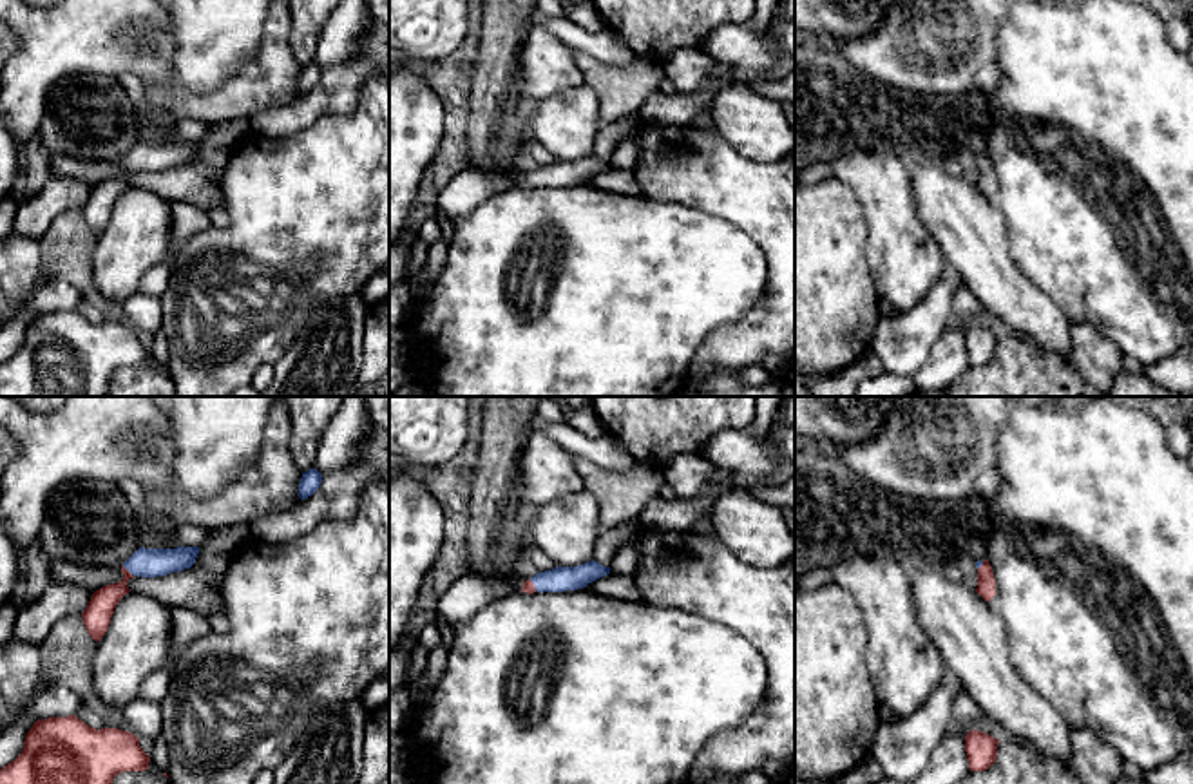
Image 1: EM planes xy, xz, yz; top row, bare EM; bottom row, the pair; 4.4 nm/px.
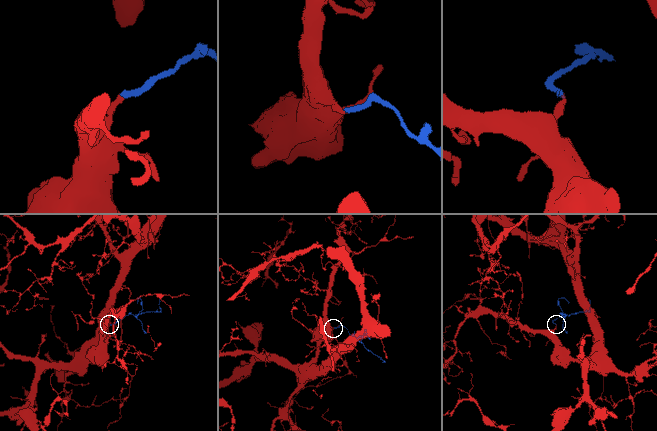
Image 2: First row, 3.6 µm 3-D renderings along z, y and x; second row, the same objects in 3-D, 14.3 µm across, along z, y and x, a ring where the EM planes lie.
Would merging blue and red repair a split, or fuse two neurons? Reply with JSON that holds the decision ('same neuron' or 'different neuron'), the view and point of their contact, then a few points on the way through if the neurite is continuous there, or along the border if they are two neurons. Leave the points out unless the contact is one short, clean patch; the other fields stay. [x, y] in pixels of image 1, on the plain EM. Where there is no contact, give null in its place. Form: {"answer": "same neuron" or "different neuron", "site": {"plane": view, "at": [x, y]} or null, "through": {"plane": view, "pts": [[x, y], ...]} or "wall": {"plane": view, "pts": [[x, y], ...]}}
{"answer": "same neuron", "site": {"plane": "xy", "at": [127, 163]}, "through": {"plane": "xy", "pts": [[145, 156], [127, 163], [124, 178], [96, 210]]}}

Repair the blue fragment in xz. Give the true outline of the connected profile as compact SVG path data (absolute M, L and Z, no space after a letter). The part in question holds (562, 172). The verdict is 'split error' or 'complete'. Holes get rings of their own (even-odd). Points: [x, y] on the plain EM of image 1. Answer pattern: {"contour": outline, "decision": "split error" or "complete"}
{"contour": "M594 154L577 161L556 161L552 165L538 167L534 172L527 174L521 186L577 185L606 168L610 168L610 161L603 161Z", "decision": "split error"}

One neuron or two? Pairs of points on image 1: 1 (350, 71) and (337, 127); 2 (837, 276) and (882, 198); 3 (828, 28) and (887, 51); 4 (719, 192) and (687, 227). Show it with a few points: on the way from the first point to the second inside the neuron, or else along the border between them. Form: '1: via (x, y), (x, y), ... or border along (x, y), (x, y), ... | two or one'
1: border along (368, 80), (353, 111), (323, 113), (301, 129) | two
2: border along (849, 185), (866, 223), (869, 267) | two
3: border along (884, 19), (864, 35), (835, 38), (831, 42) | two
4: border along (659, 201), (694, 207), (741, 229) | two

